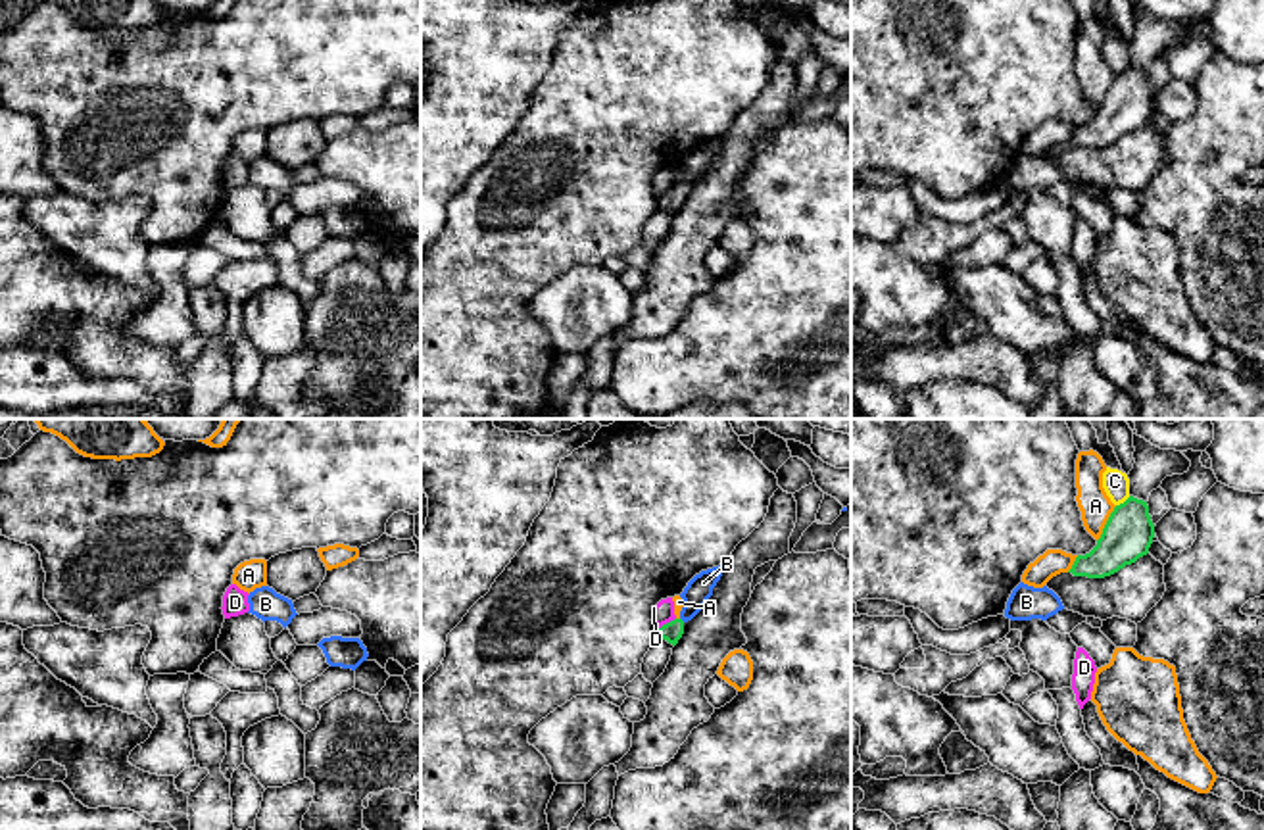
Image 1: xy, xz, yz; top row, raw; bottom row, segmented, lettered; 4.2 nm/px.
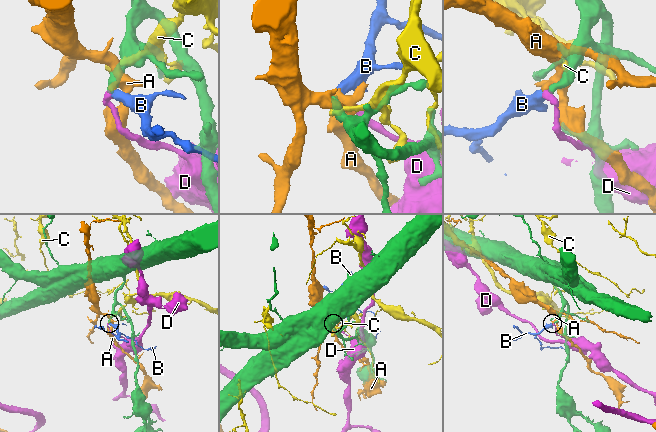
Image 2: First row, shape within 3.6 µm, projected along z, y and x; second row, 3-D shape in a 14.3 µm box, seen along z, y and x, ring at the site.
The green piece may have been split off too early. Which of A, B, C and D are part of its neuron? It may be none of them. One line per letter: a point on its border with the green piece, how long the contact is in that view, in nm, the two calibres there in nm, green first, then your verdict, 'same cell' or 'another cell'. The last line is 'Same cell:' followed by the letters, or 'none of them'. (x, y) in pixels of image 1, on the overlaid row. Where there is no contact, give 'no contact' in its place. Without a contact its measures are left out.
A: contact yz (1107, 523); length 170 nm; calibres 200 and 140 nm; another cell
B: no contact; same cell
C: contact yz (1124, 502); length 80 nm; calibres 200 and 110 nm; another cell
D: contact xz (667, 623); length 100 nm; calibres 90 and 90 nm; another cell
Same cell: B

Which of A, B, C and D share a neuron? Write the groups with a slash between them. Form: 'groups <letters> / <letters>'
groups A / B / C / D

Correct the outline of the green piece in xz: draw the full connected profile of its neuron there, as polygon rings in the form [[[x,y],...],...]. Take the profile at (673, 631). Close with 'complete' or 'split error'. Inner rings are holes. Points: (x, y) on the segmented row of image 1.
[[[724,565],[701,571],[688,582],[684,592],[680,594],[680,598],[684,599],[680,617],[663,624],[657,630],[659,638],[667,640],[672,646],[678,644],[678,640],[684,634],[684,624],[692,621],[701,611],[701,607],[707,603],[707,599],[713,596],[713,588],[722,576],[722,569]]]; split error

